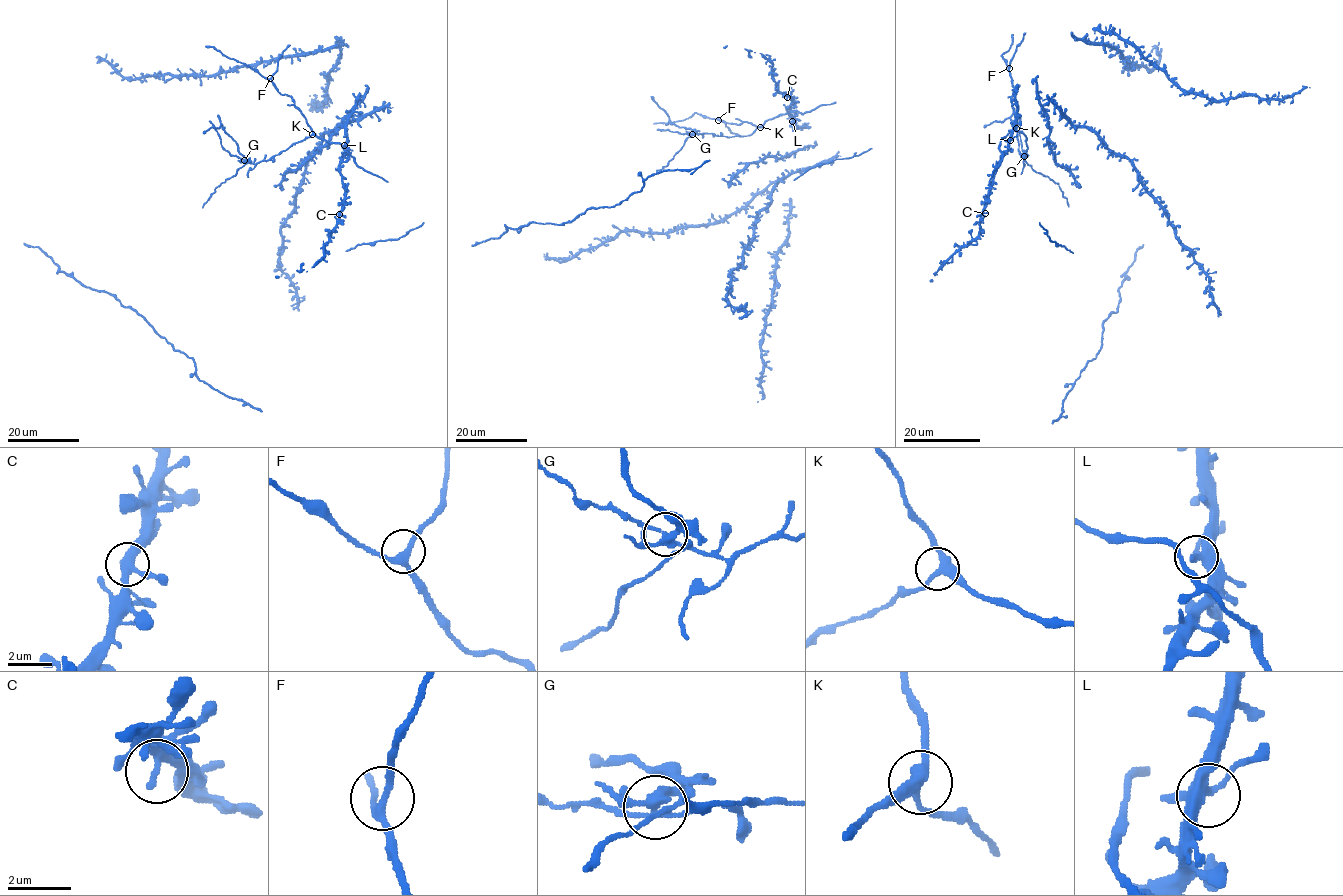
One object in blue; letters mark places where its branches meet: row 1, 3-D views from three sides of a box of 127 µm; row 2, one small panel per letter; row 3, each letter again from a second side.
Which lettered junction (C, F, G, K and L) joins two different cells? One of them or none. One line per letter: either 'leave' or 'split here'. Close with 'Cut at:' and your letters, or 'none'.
C: leave
F: leave
G: split here
K: leave
L: leave
Cut at: G

